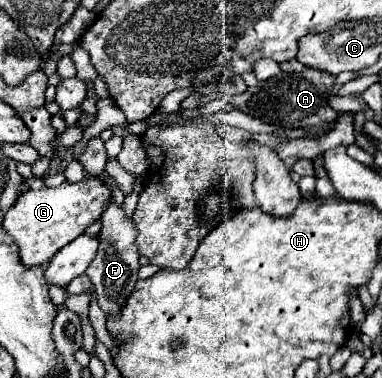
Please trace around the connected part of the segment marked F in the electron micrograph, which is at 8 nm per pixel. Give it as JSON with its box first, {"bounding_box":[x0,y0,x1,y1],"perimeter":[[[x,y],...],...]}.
{"bounding_box":[86,199,140,315],"perimeter":[[[114,199],[108,201],[100,221],[102,221],[102,229],[98,233],[98,241],[100,241],[98,255],[86,269],[86,275],[90,277],[90,281],[96,287],[100,309],[108,315],[116,315],[120,311],[120,305],[126,301],[124,297],[128,297],[132,293],[134,283],[138,279],[140,255],[138,255],[138,245],[136,245],[136,225],[134,225],[132,217],[126,215],[124,207],[114,203]]]}

